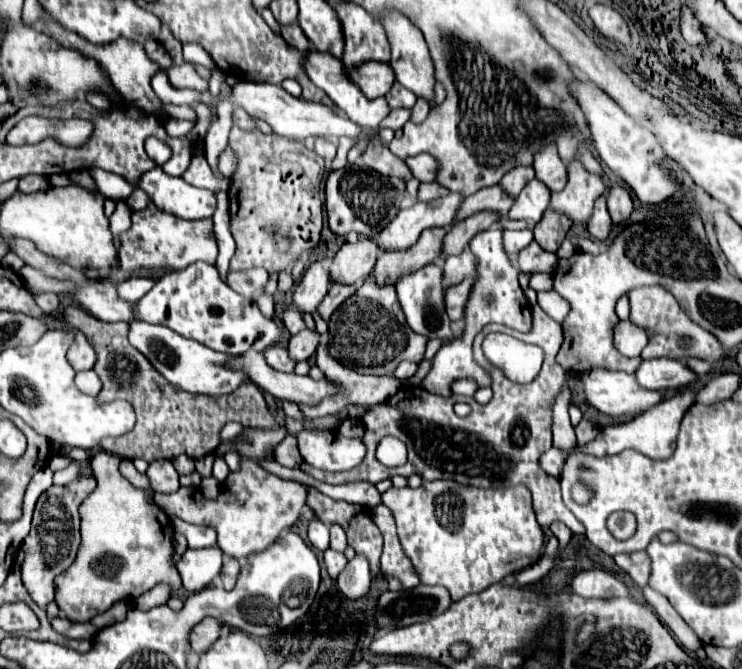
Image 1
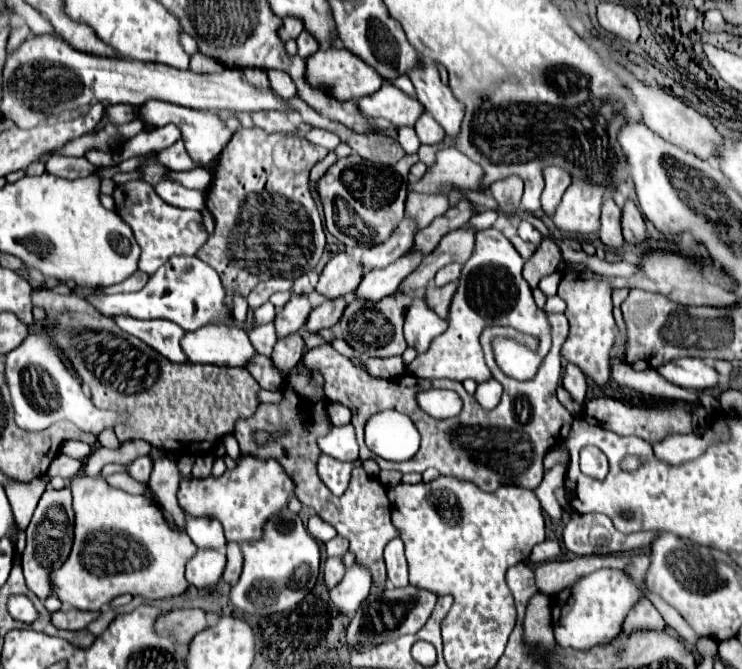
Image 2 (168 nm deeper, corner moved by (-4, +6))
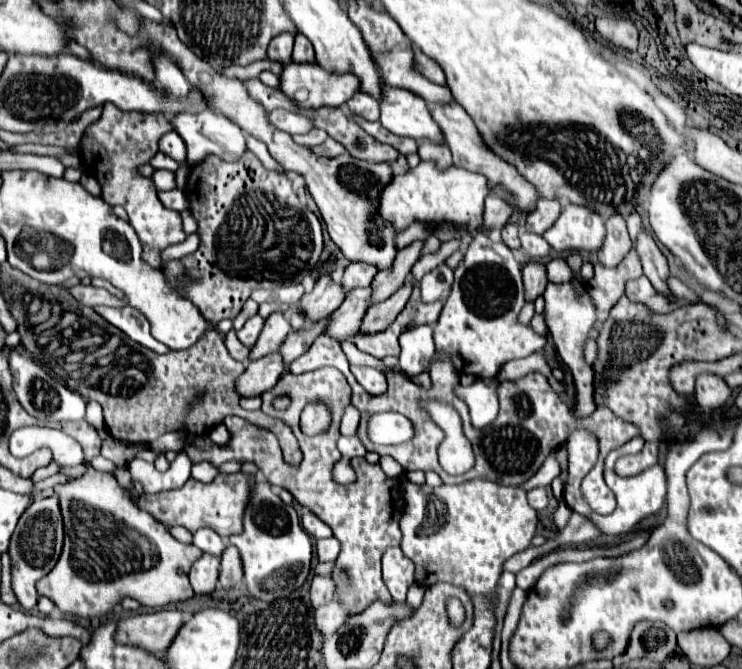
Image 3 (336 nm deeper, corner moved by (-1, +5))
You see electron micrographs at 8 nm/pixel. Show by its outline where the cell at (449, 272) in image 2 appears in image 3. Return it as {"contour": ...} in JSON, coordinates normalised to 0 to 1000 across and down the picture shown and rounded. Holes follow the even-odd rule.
{"contour":[[[592,395],[586,404],[575,407],[565,422],[570,451],[602,448],[608,425],[611,425],[611,404],[602,395]]]}

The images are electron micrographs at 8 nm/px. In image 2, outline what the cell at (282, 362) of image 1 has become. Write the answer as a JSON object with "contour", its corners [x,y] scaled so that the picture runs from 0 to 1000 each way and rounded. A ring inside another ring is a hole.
{"contour":[[[358,483],[358,486],[345,486],[345,492],[340,492],[340,498],[334,498],[340,516],[345,516],[345,525],[364,534],[367,519],[372,513],[372,498],[369,498],[369,483]]]}

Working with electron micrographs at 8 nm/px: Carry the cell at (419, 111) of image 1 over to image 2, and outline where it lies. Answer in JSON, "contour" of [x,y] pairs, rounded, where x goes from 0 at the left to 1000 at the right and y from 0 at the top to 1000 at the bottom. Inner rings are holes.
{"contour":[[[571,169],[563,184],[561,184],[561,199],[563,199],[563,208],[569,217],[590,217],[593,211],[598,211],[601,199],[598,193],[582,178],[580,169]]]}

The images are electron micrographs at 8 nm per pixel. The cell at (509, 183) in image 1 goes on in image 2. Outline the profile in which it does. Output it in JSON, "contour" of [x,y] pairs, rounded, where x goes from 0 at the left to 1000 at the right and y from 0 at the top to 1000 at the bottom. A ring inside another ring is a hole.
{"contour":[[[685,265],[677,271],[668,271],[660,277],[660,286],[671,303],[671,318],[690,321],[704,297],[704,268],[701,265]]]}

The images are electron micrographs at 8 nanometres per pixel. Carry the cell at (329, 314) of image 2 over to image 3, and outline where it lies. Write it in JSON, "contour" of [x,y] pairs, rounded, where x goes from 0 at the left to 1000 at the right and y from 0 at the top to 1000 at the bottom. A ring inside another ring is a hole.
{"contour":[[[435,475],[433,481],[422,481],[416,490],[406,490],[406,493],[398,493],[392,496],[381,517],[376,520],[381,535],[384,535],[384,544],[389,547],[398,535],[403,535],[406,529],[411,529],[411,523],[416,523],[416,517],[422,514],[422,508],[433,499],[438,499],[438,490],[443,484],[443,475]]]}

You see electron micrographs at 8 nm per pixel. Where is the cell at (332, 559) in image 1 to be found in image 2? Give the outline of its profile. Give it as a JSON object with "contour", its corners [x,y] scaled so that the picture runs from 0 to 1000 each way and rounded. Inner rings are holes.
{"contour":[[[442,833],[437,845],[437,871],[442,880],[453,877],[464,862],[464,845],[458,833]]]}

